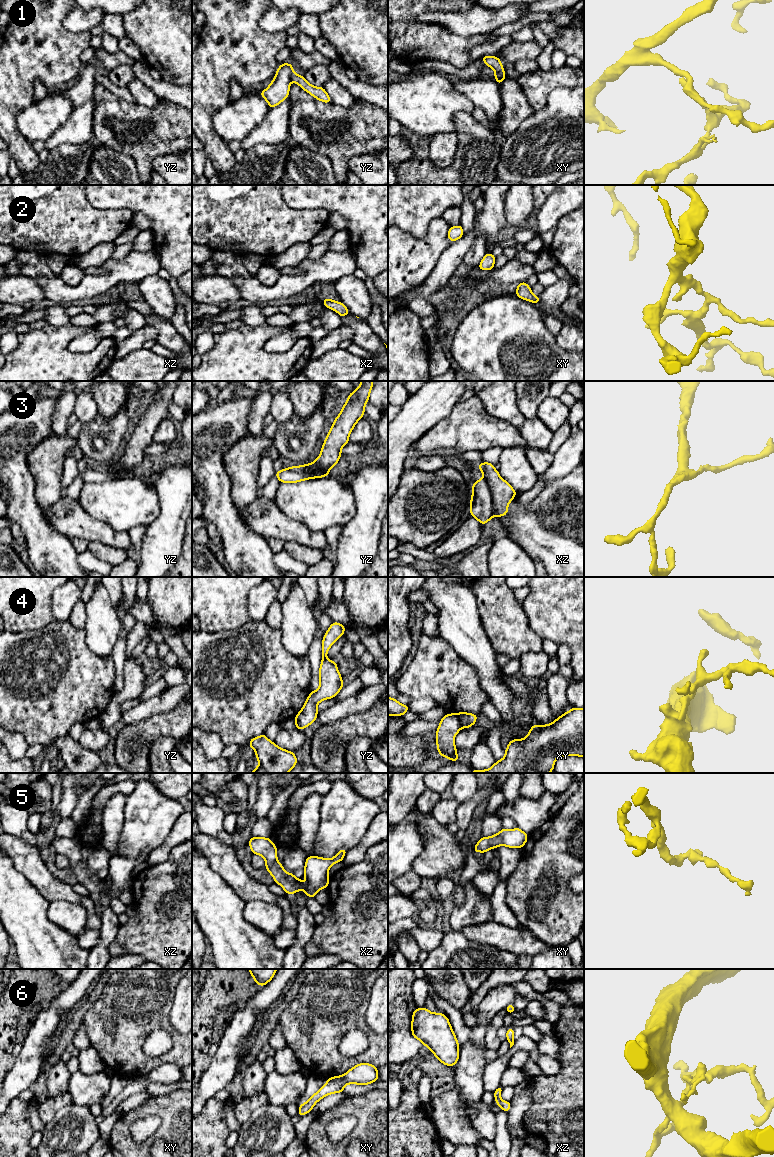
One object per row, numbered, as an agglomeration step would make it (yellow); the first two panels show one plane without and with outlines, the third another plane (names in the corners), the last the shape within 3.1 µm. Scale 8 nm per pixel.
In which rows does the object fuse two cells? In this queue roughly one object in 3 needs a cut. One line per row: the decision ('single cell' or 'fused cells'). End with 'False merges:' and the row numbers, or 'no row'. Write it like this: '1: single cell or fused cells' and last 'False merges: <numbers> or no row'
1: fused cells
2: single cell
3: fused cells
4: fused cells
5: single cell
6: single cell
False merges: 1, 3, 4

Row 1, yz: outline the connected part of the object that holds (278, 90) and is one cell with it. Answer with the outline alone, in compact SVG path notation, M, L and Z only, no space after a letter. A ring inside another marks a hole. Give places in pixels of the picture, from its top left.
M283 63L278 67L270 85L259 93L268 102L269 108L276 107L288 98L292 73L293 64Z

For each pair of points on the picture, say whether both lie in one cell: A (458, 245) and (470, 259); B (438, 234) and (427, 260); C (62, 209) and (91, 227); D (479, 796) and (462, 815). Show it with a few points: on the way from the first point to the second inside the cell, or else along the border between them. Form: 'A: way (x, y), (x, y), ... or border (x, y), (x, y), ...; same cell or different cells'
A: border (480, 235), (466, 254), (461, 269); different cells
B: way (436, 240), (427, 250), (427, 254); same cell
C: way (69, 216), (73, 217), (84, 227); same cell
D: way (474, 801), (465, 810); same cell

